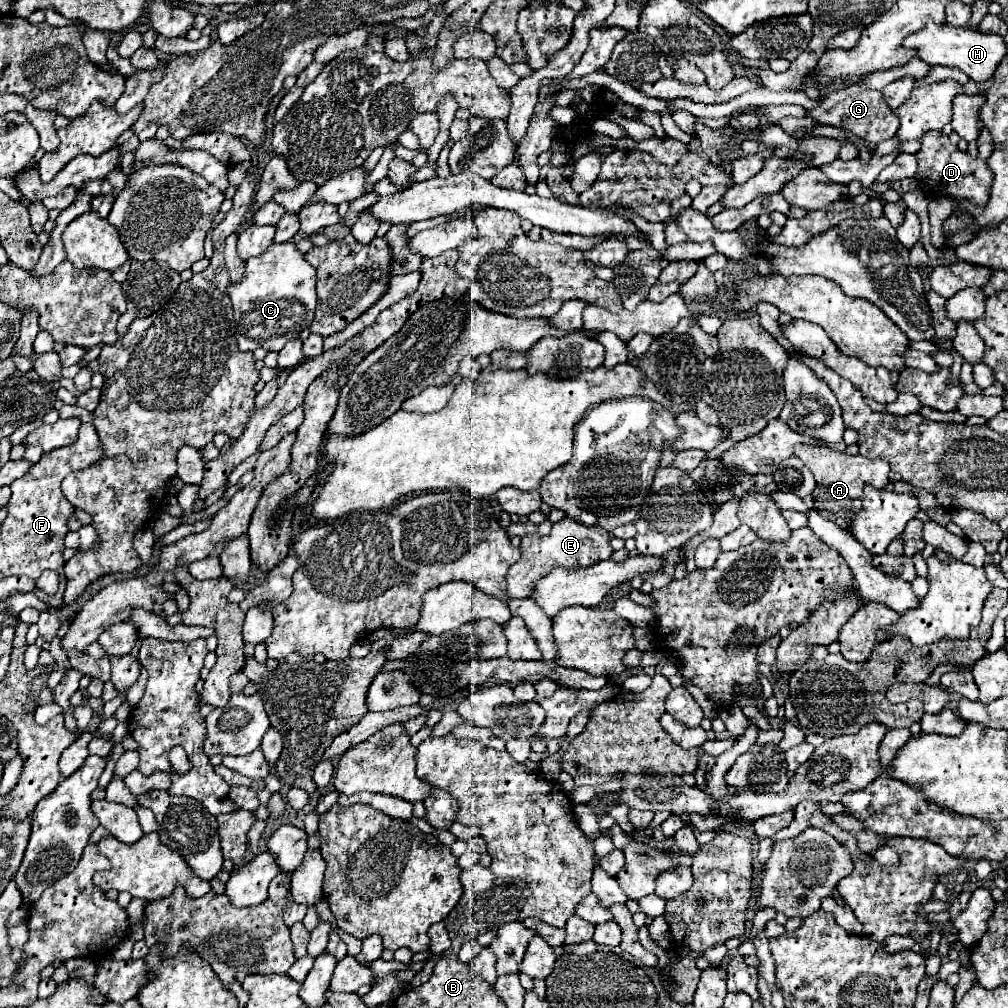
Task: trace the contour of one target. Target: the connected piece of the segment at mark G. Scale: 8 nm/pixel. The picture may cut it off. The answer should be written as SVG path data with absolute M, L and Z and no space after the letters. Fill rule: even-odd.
M852 86L852 88L844 88L844 90L836 90L828 96L822 98L822 102L806 112L808 118L812 118L818 124L828 124L828 126L838 126L838 128L846 128L850 130L854 136L866 140L866 142L882 142L882 140L890 140L898 126L900 120L894 114L894 110L886 104L882 92L872 90L872 88L864 88L864 86Z

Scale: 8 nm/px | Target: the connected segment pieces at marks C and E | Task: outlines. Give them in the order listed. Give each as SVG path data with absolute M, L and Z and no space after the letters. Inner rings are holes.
M294 242L272 244L262 256L246 260L244 278L228 286L228 296L234 306L238 348L244 352L256 348L278 352L288 340L298 338L314 318L318 304L316 268L304 260L304 254L296 250Z
M564 518L552 526L552 532L548 536L540 536L540 534L522 536L520 552L522 552L520 560L508 572L508 590L506 592L512 598L530 598L536 582L542 576L546 576L554 566L586 568L590 564L608 560L614 550L610 546L610 534L604 528L590 528L590 526L578 524L572 518Z

